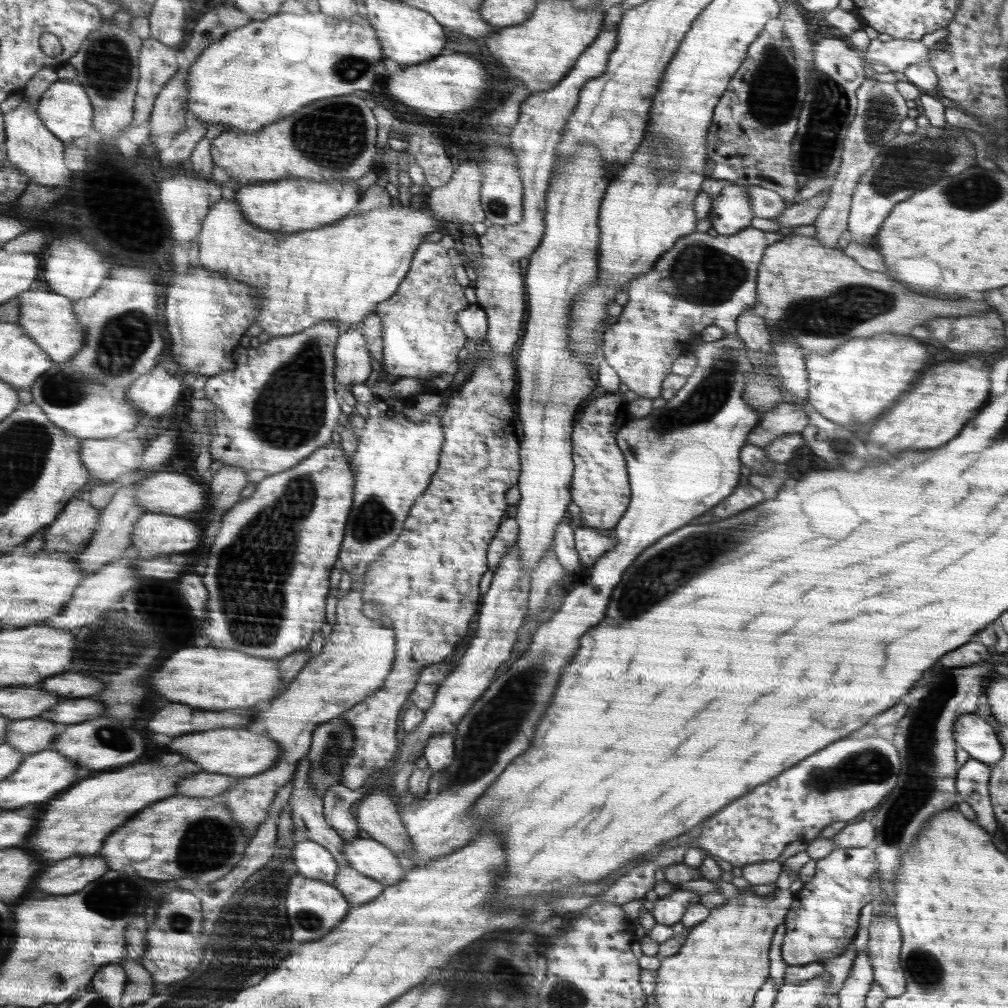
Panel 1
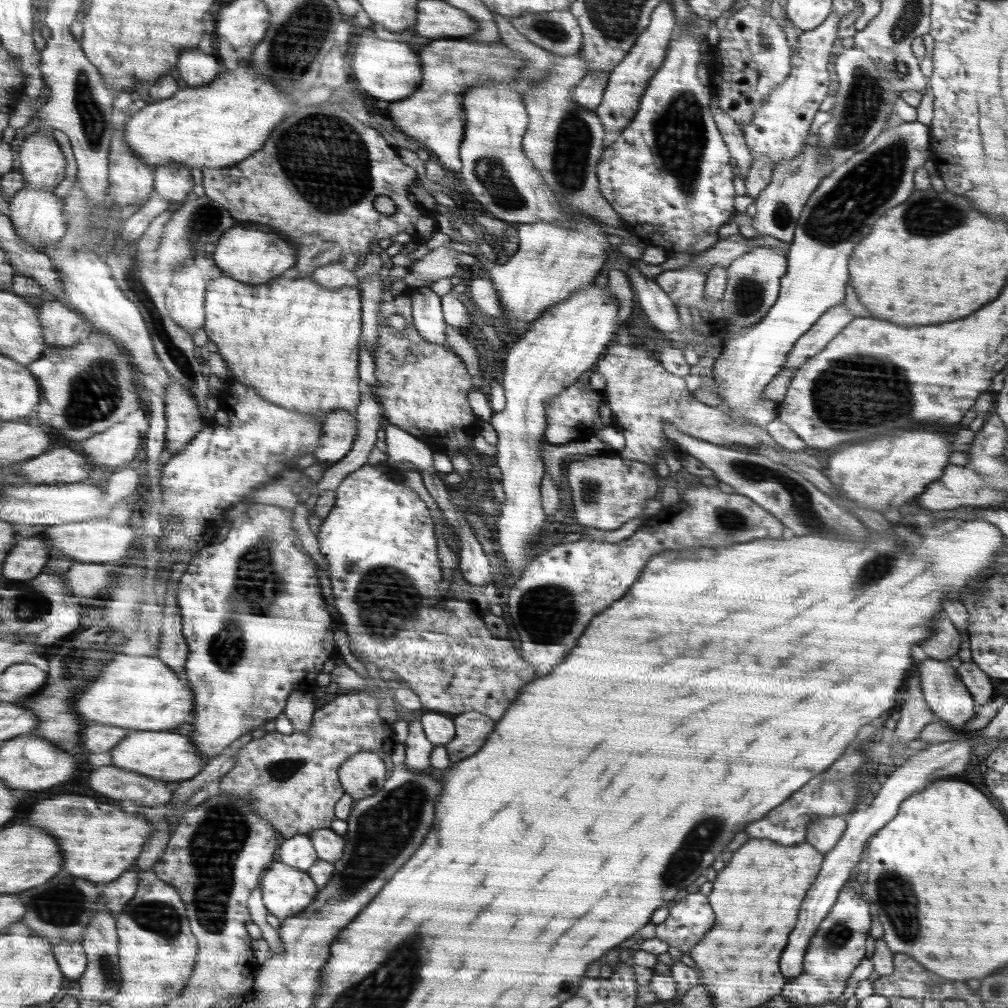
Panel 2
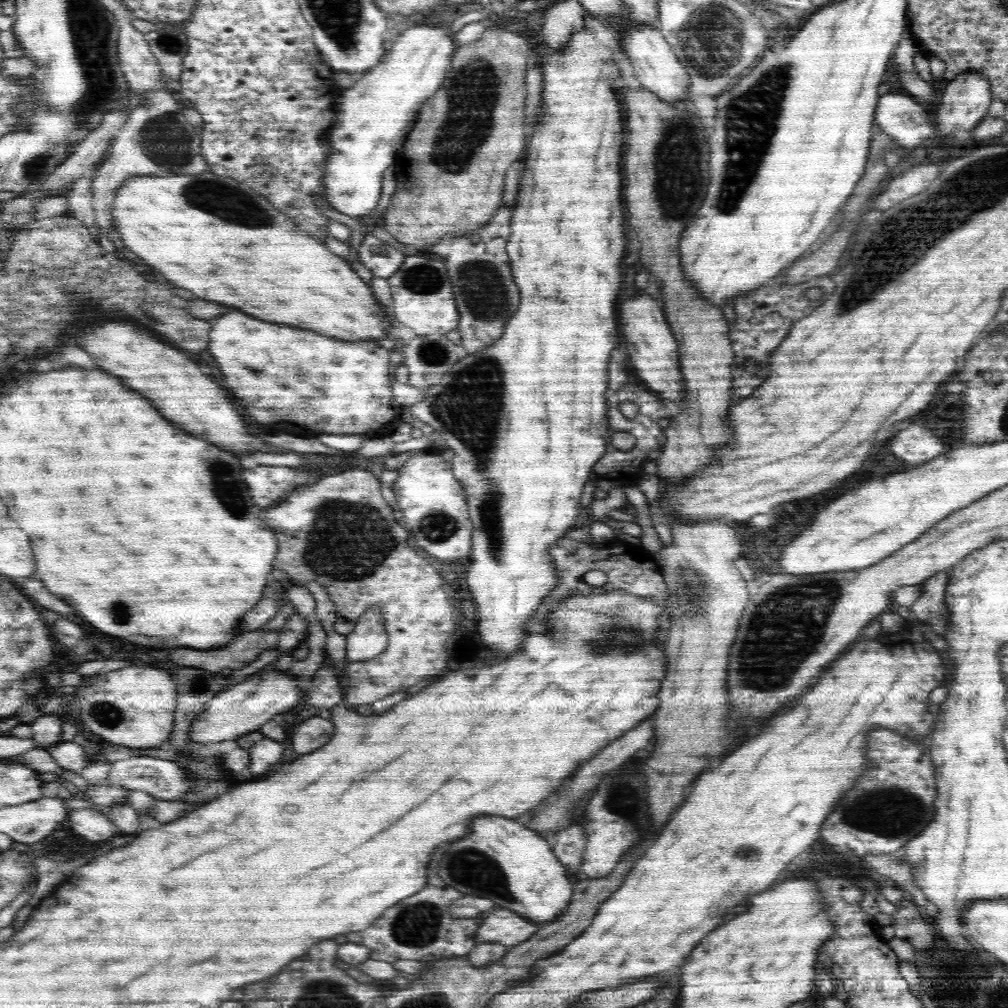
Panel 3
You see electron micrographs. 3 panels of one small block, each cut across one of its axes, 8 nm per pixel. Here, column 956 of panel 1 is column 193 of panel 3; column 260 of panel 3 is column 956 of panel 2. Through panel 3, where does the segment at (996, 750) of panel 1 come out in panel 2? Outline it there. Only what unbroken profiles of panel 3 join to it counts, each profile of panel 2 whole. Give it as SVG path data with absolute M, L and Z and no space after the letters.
M926 659L926 662L920 664L920 672L914 672L920 676L922 683L923 699L927 703L929 710L940 717L941 722L948 723L948 727L962 727L962 724L969 723L976 716L976 708L972 702L973 696L970 696L969 690L962 684L961 677L957 669L952 667L949 661L936 659Z

